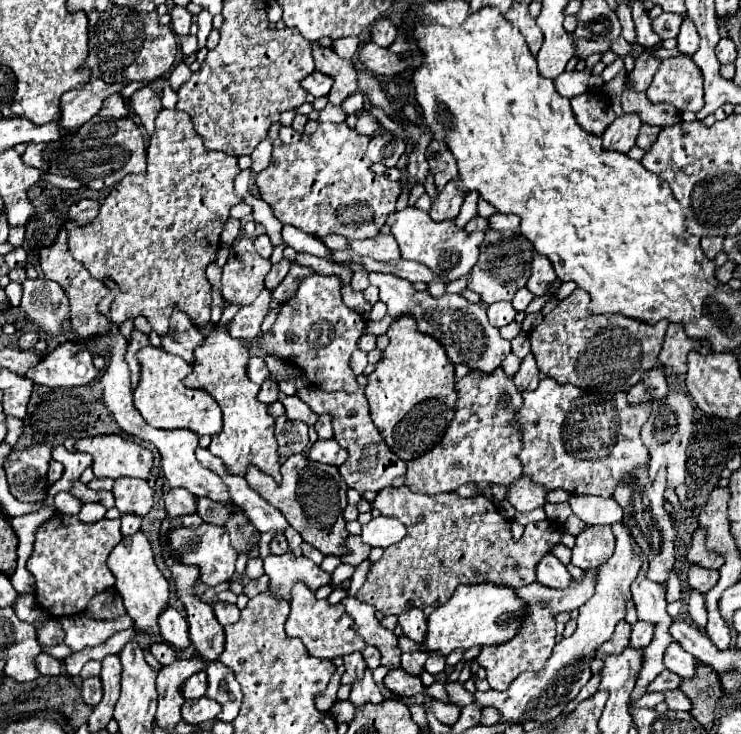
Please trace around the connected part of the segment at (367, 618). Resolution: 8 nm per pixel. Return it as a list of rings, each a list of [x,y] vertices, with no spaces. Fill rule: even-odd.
[[[343,598],[341,604],[345,606],[347,614],[355,620],[355,632],[371,646],[379,648],[381,652],[381,664],[383,666],[399,666],[399,648],[397,648],[397,636],[383,628],[381,622],[375,618],[375,608],[371,604],[359,602],[357,598]]]

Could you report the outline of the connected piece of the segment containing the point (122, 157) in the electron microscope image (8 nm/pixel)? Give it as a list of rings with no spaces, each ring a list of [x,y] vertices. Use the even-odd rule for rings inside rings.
[[[93,116],[73,136],[49,144],[27,144],[21,156],[25,164],[49,174],[69,176],[93,190],[105,190],[121,182],[127,174],[139,174],[145,170],[145,142],[143,132],[131,118],[101,118]]]

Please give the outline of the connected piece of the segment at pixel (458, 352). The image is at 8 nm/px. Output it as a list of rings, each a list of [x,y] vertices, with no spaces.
[[[367,272],[367,274],[369,282],[379,288],[379,298],[387,304],[387,314],[415,316],[419,332],[437,338],[445,346],[451,362],[455,364],[465,362],[471,370],[491,372],[511,352],[511,342],[501,338],[499,330],[489,324],[483,304],[471,304],[461,294],[447,294],[443,298],[433,298],[429,292],[417,292],[413,284],[407,282],[405,278],[393,278],[393,274],[383,272]]]

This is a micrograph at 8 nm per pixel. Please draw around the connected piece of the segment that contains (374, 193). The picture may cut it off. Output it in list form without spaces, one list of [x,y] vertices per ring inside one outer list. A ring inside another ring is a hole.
[[[321,122],[315,134],[303,134],[295,144],[283,144],[273,150],[273,162],[267,170],[257,174],[259,196],[271,204],[273,214],[283,224],[293,224],[307,234],[315,234],[317,238],[329,234],[341,234],[349,240],[357,238],[375,238],[385,224],[385,218],[395,212],[395,202],[399,198],[401,186],[399,182],[391,182],[385,176],[379,176],[371,170],[371,160],[365,156],[369,144],[369,136],[357,134],[345,122]]]

